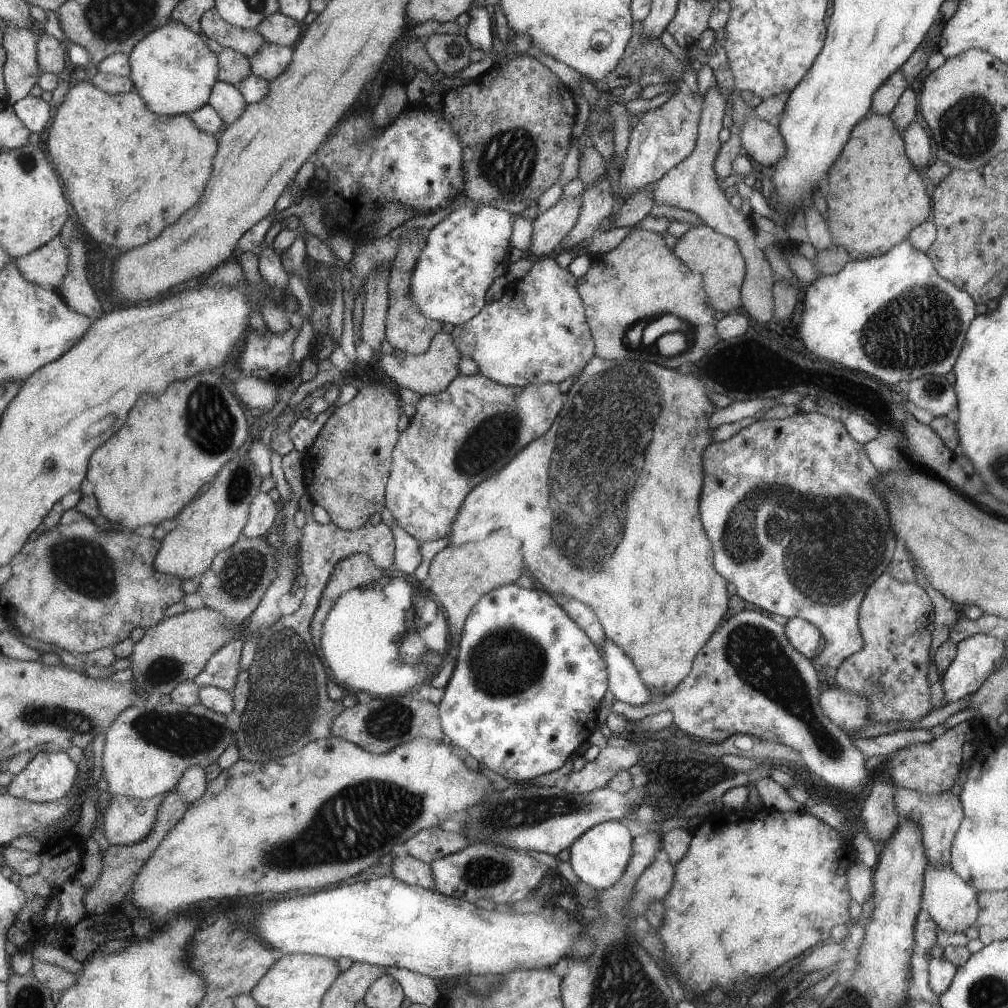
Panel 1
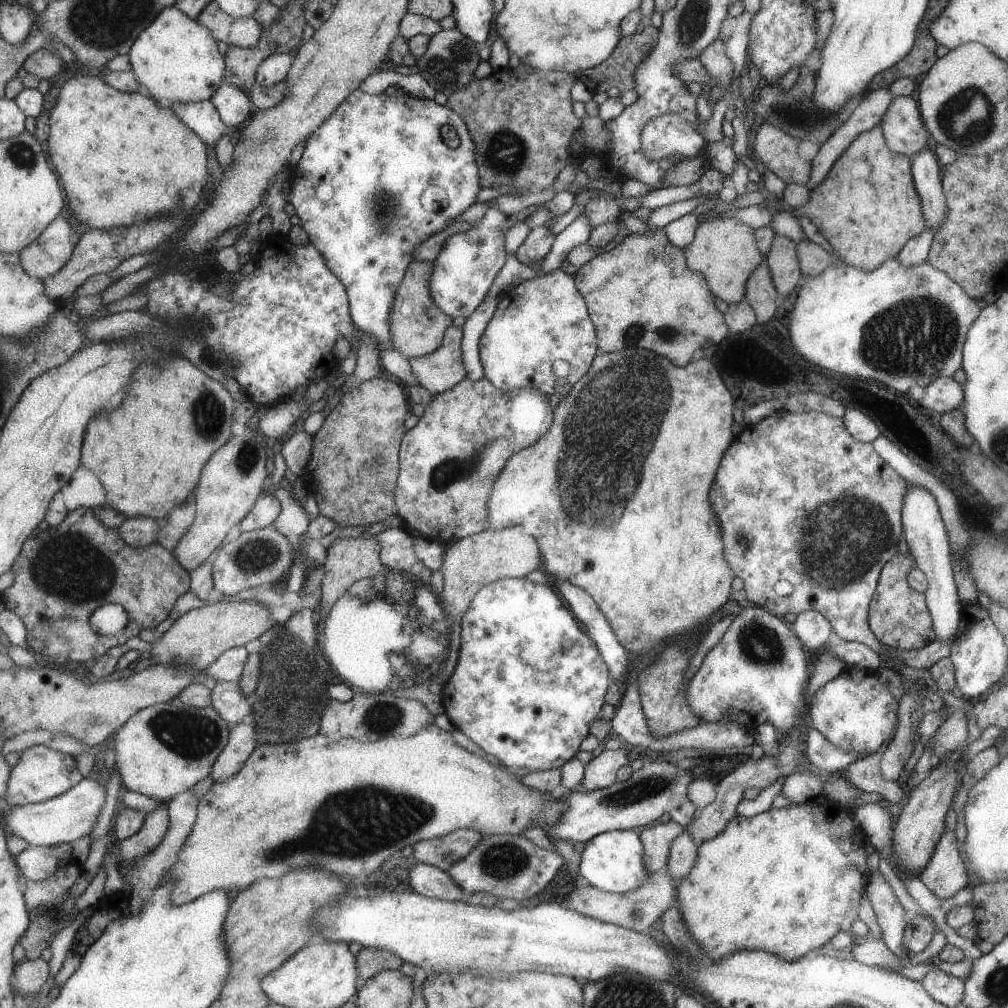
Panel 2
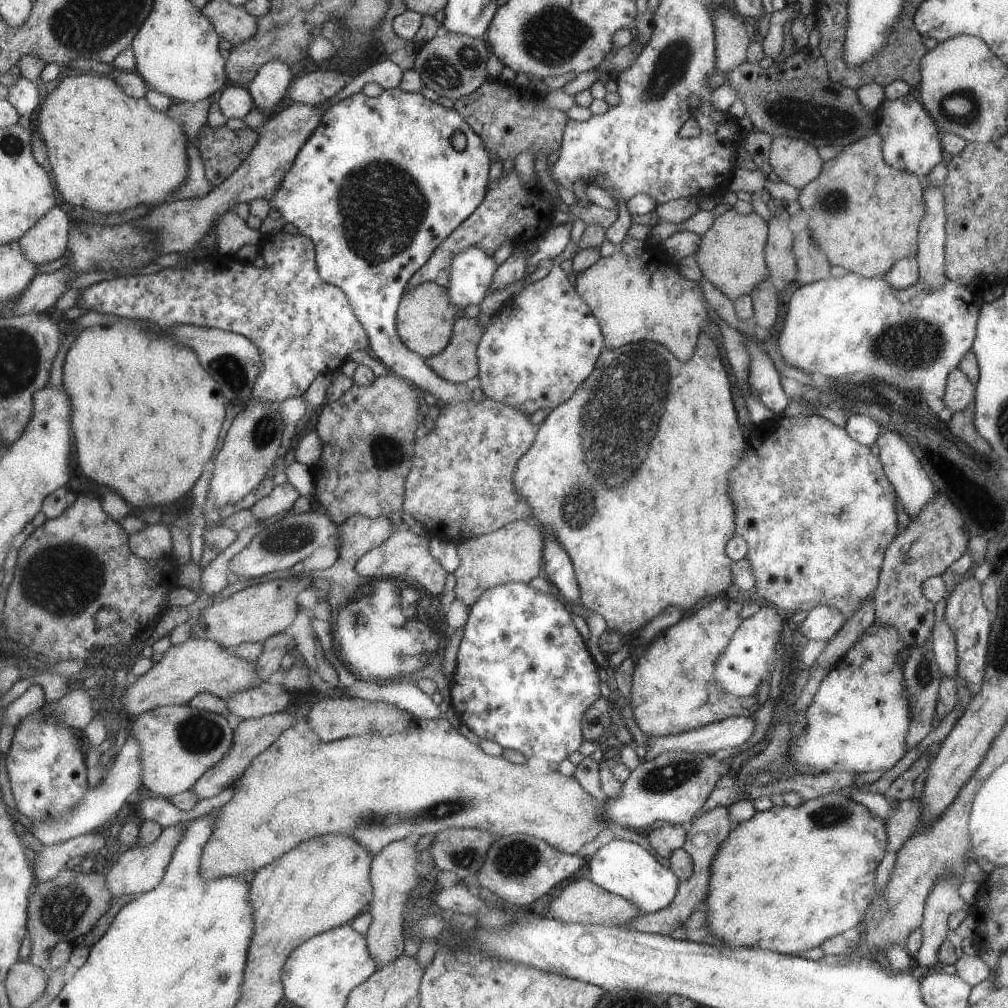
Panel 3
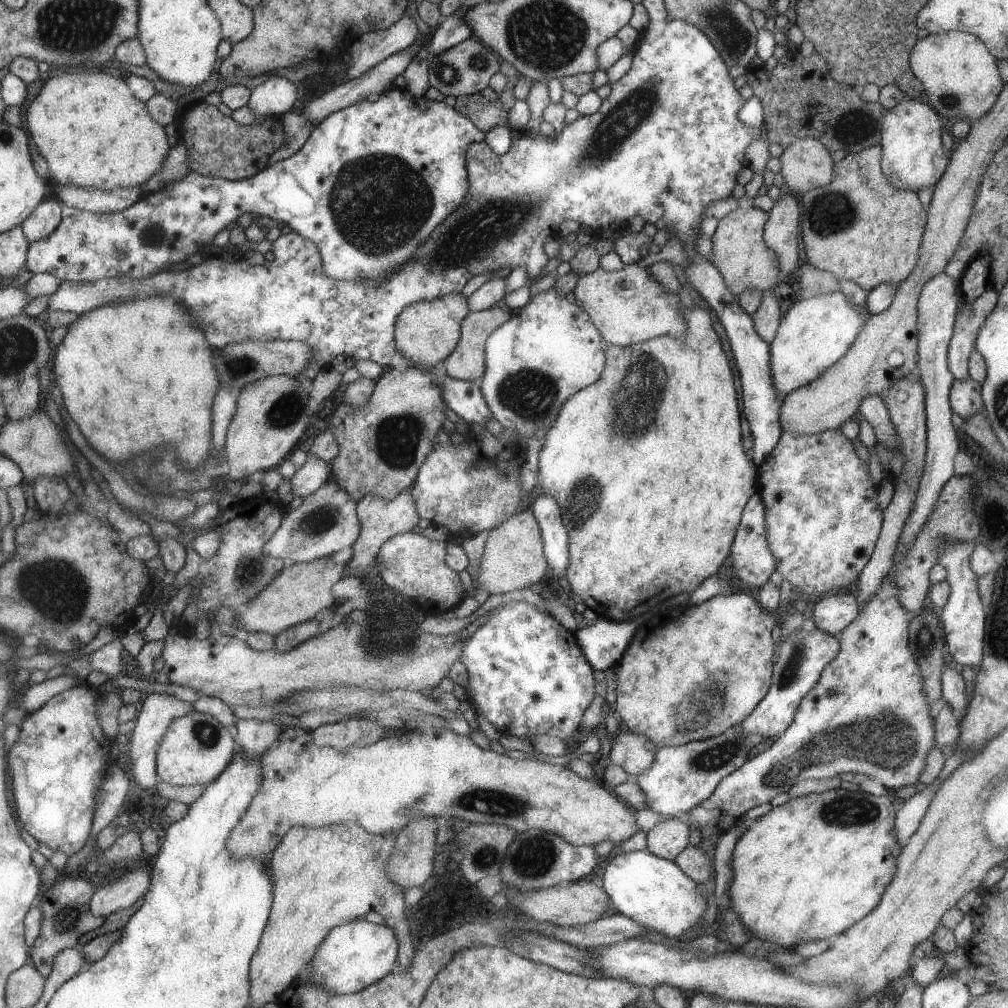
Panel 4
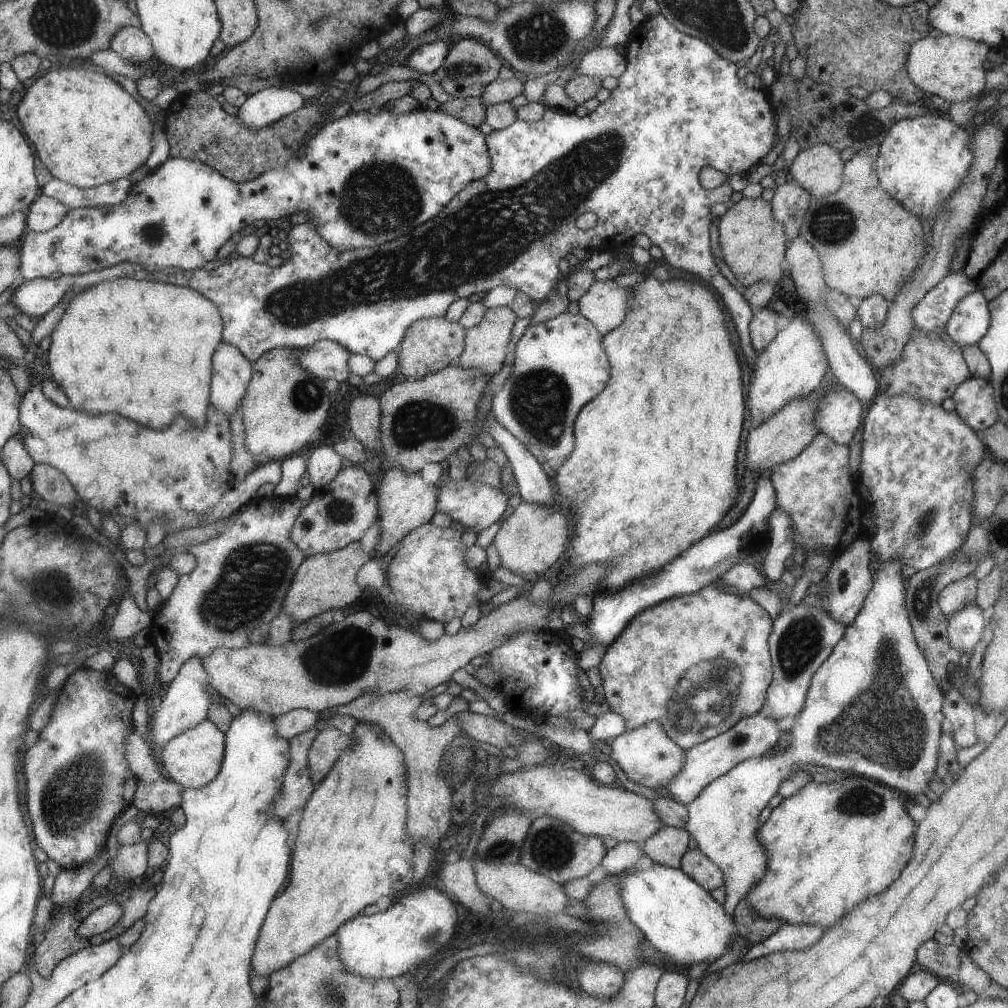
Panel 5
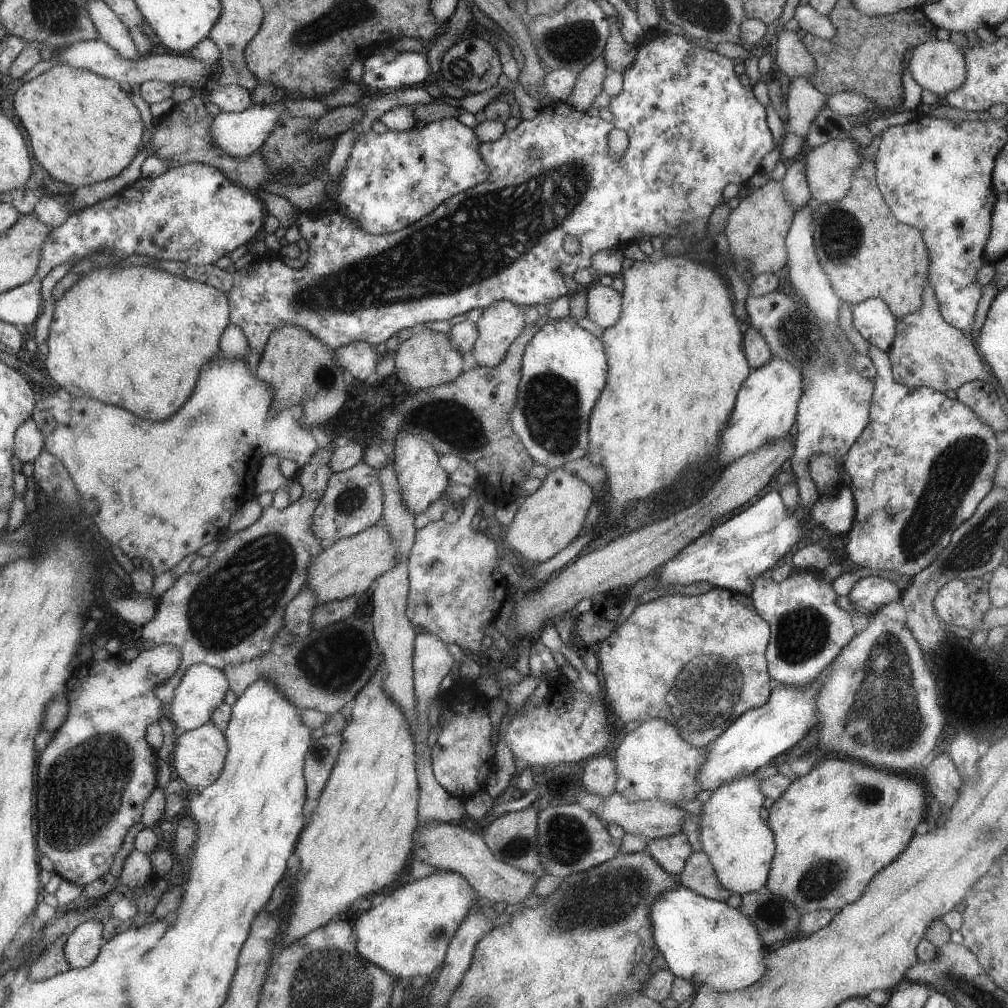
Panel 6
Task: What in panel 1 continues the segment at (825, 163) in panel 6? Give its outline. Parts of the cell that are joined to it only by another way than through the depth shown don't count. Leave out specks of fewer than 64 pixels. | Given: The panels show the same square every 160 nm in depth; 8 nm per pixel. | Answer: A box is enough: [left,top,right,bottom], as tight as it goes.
[728,91,785,167]

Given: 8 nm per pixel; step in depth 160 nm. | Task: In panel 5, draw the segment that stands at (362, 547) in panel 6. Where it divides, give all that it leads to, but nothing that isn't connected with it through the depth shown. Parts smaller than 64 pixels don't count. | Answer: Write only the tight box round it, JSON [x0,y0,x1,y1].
[280,541,371,625]

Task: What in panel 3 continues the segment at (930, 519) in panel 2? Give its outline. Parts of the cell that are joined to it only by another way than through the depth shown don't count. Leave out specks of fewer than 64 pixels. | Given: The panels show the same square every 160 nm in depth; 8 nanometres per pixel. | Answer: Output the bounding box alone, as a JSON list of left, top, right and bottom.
[874,426,958,681]

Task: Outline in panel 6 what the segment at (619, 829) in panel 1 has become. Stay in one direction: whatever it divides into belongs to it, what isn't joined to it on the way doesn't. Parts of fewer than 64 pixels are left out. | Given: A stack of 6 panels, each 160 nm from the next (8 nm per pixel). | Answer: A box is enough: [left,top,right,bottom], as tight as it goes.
[648,884,767,993]

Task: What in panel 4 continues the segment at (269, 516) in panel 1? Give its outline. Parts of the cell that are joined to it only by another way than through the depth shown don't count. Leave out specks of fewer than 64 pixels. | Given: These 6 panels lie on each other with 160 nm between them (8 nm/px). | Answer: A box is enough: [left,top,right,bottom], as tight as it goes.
[290,453,330,498]

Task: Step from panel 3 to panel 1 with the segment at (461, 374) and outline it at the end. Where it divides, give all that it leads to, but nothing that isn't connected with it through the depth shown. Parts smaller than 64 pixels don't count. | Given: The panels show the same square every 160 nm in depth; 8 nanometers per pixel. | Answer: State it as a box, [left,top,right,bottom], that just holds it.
[377,332,459,395]

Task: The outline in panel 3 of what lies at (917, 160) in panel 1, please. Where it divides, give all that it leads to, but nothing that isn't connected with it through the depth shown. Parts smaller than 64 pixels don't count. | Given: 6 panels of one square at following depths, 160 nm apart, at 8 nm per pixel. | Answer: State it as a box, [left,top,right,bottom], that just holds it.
[916,183,946,289]

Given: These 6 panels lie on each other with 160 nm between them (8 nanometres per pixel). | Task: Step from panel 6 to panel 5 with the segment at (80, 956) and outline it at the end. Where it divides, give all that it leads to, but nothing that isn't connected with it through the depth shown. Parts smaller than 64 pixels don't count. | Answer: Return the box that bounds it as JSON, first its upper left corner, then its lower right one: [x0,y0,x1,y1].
[79,900,122,943]

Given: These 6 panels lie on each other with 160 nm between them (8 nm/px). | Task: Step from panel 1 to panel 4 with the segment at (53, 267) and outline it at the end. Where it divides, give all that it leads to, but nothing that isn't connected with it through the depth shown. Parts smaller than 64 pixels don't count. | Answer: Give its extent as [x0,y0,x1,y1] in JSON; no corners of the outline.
[22,197,65,242]

